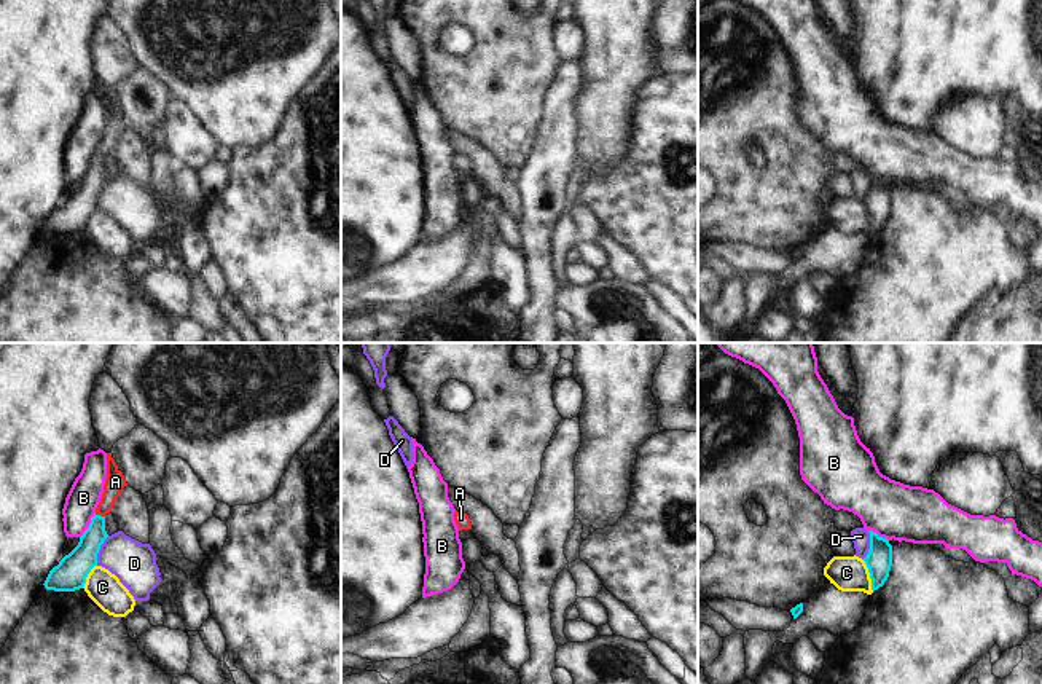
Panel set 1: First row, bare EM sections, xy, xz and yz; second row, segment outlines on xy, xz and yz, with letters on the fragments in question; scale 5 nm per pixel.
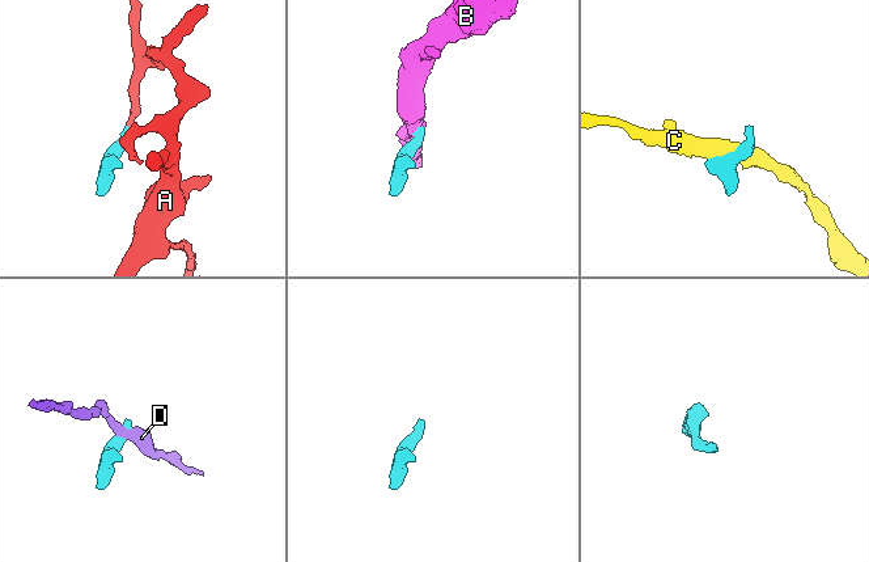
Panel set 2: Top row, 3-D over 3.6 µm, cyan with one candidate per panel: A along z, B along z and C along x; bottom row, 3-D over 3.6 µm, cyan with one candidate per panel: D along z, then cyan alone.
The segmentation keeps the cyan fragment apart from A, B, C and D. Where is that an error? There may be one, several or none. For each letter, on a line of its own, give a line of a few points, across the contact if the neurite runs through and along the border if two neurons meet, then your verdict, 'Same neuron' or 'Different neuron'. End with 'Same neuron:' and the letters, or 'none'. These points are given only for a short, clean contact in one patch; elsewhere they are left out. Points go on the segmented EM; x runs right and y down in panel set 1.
A: Line: xy (83, 557), (96, 534), (99, 515), (115, 482). Same neuron
B: Line: xy (94, 512), (80, 538). Different neuron
C: Different neuron
D: Line: xy (109, 536), (101, 546), (96, 565). Different neuron
Same neuron: A

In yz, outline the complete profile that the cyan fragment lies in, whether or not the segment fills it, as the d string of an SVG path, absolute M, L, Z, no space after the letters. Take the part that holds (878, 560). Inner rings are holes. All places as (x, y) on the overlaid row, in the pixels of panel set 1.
M870 533L870 550L864 558L870 579L872 579L872 590L878 590L884 585L889 577L889 571L892 566L892 545L887 539L879 537L876 533Z

